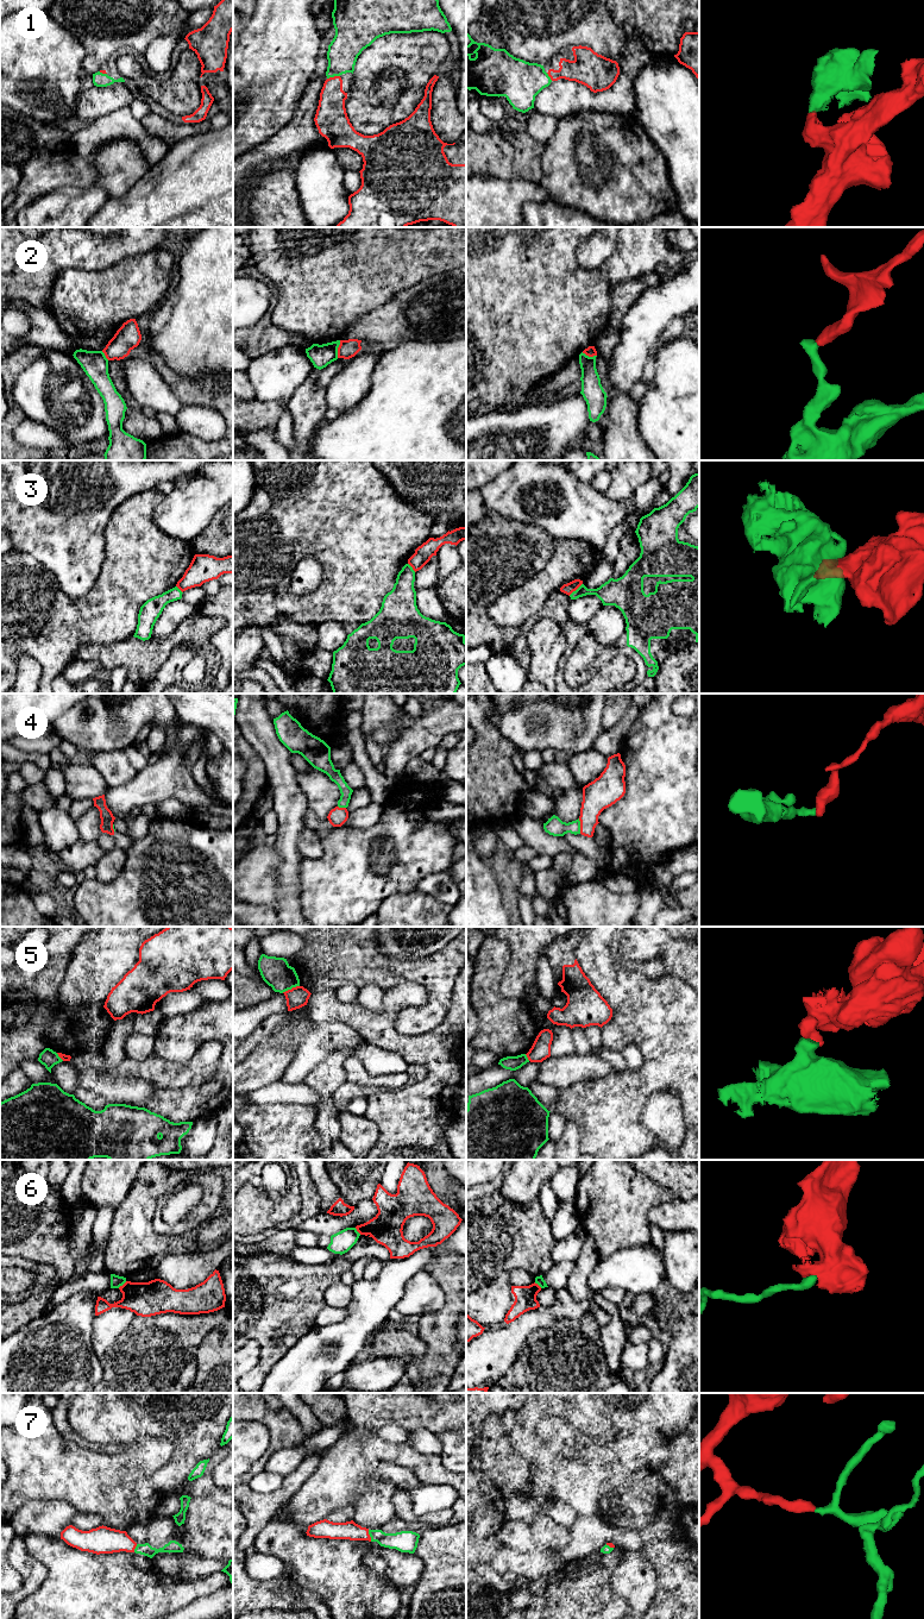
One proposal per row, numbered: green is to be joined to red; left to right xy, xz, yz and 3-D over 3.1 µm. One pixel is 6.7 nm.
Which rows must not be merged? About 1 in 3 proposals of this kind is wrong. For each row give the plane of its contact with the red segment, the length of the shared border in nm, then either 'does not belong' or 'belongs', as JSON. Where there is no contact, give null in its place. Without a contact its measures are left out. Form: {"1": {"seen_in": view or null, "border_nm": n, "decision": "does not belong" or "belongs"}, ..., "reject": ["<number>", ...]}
{"1": {"seen_in": "xz", "border_nm": 90, "decision": "belongs"}, "2": {"seen_in": "xz", "border_nm": 120, "decision": "does not belong"}, "3": {"seen_in": "yz", "border_nm": 130, "decision": "does not belong"}, "4": {"seen_in": "yz", "border_nm": 110, "decision": "does not belong"}, "5": {"seen_in": "xz", "border_nm": 130, "decision": "does not belong"}, "6": {"seen_in": "xy", "border_nm": 80, "decision": "does not belong"}, "7": {"seen_in": "xz", "border_nm": 80, "decision": "belongs"}, "reject": ["2", "3", "4", "5", "6"]}

